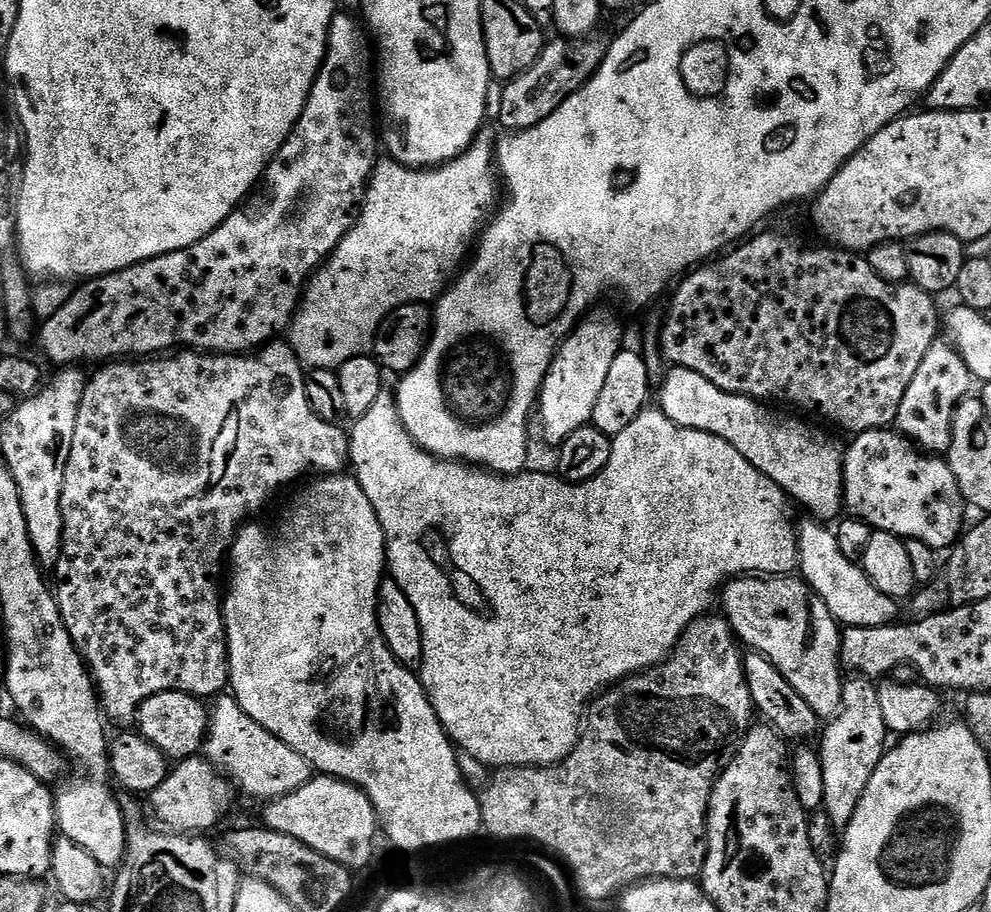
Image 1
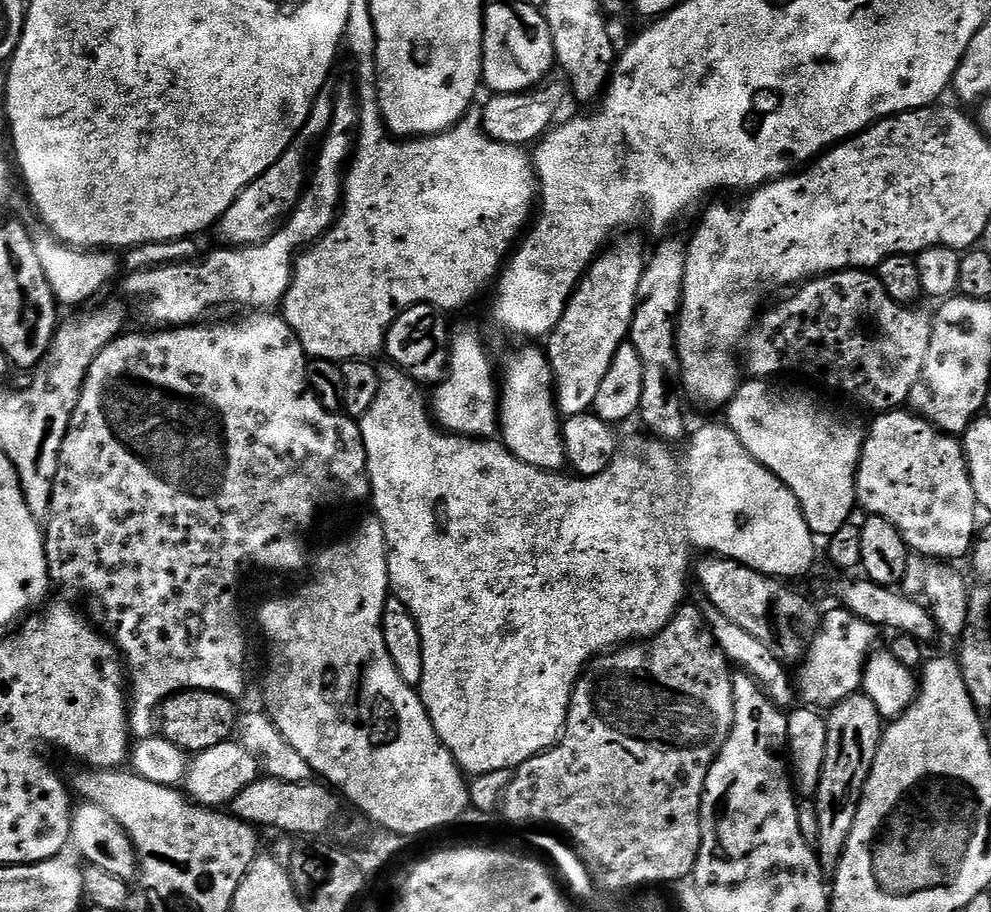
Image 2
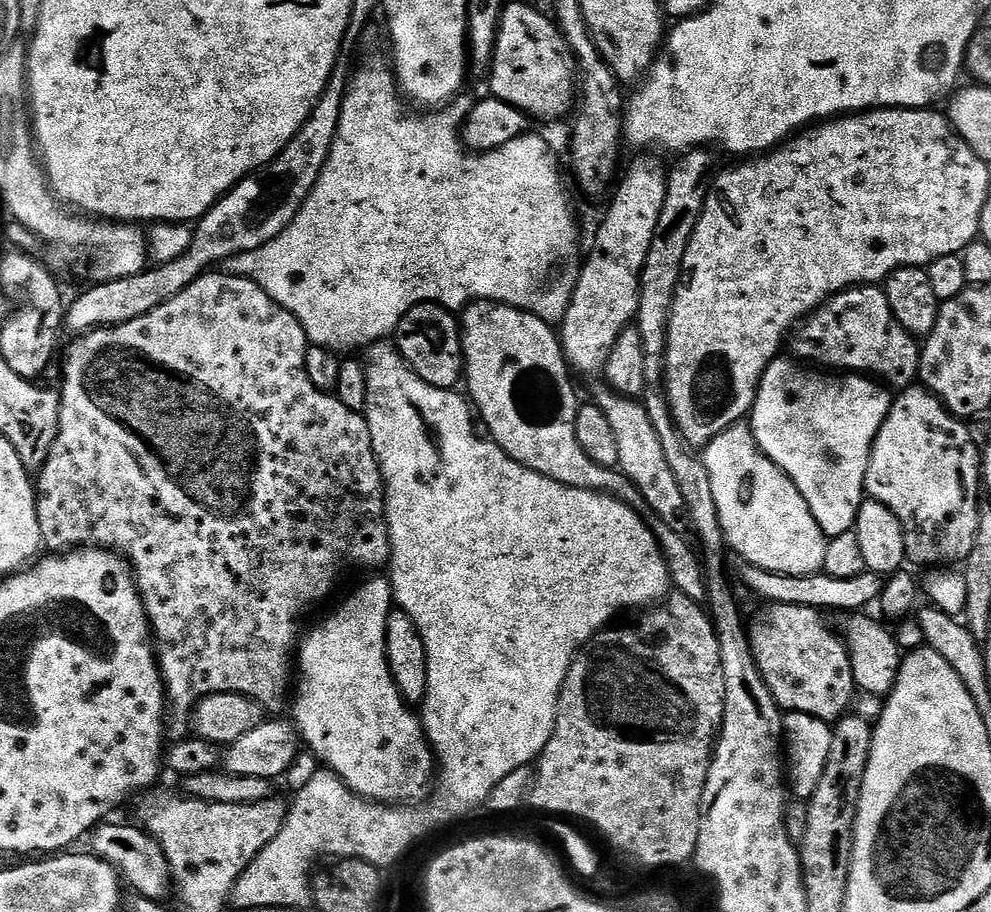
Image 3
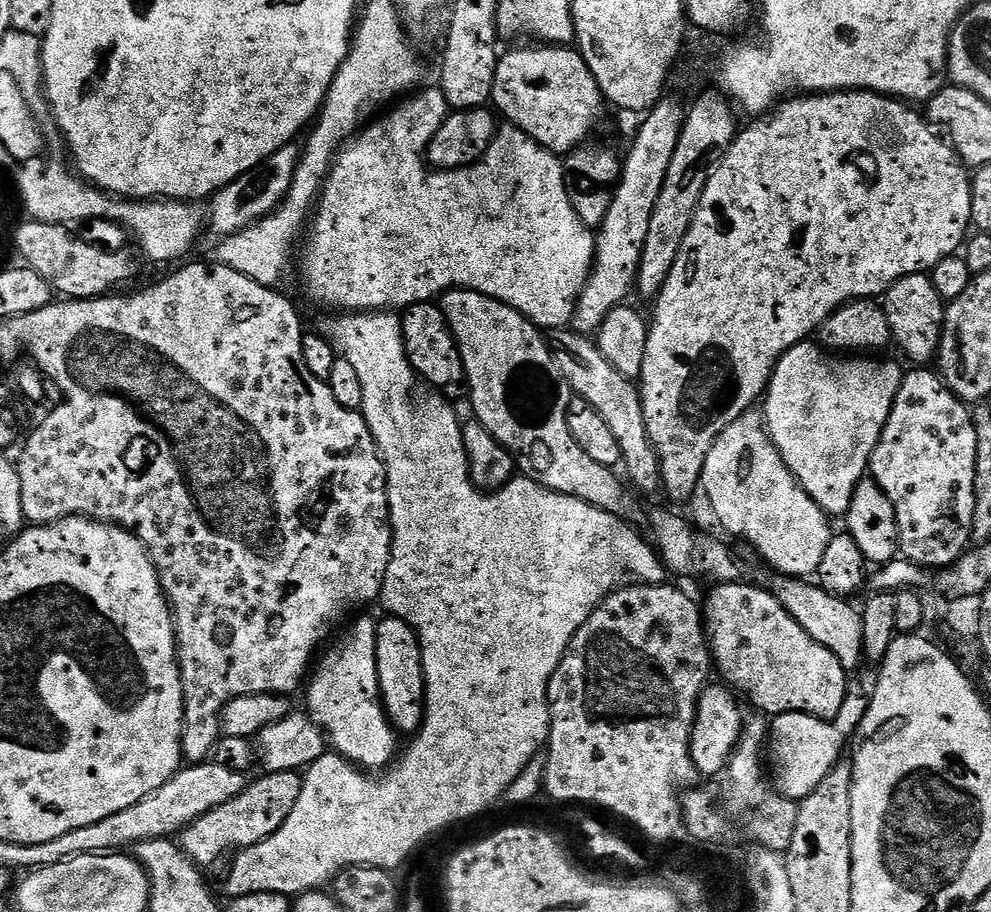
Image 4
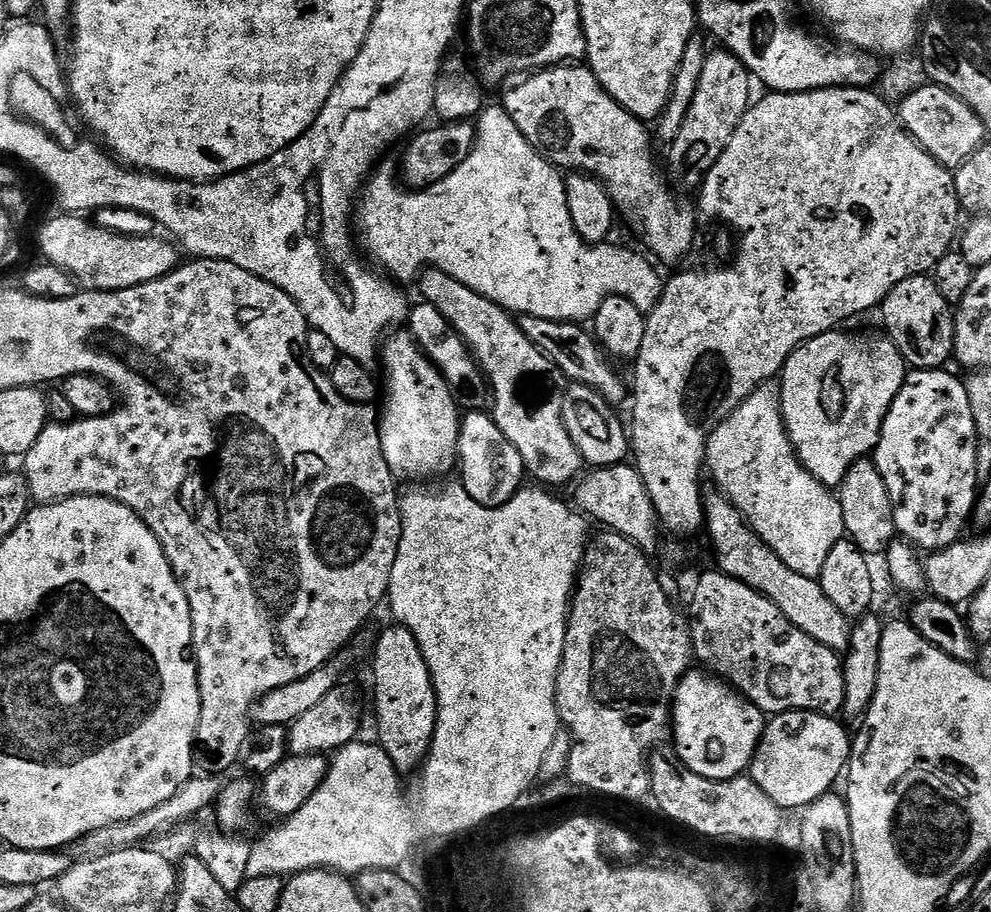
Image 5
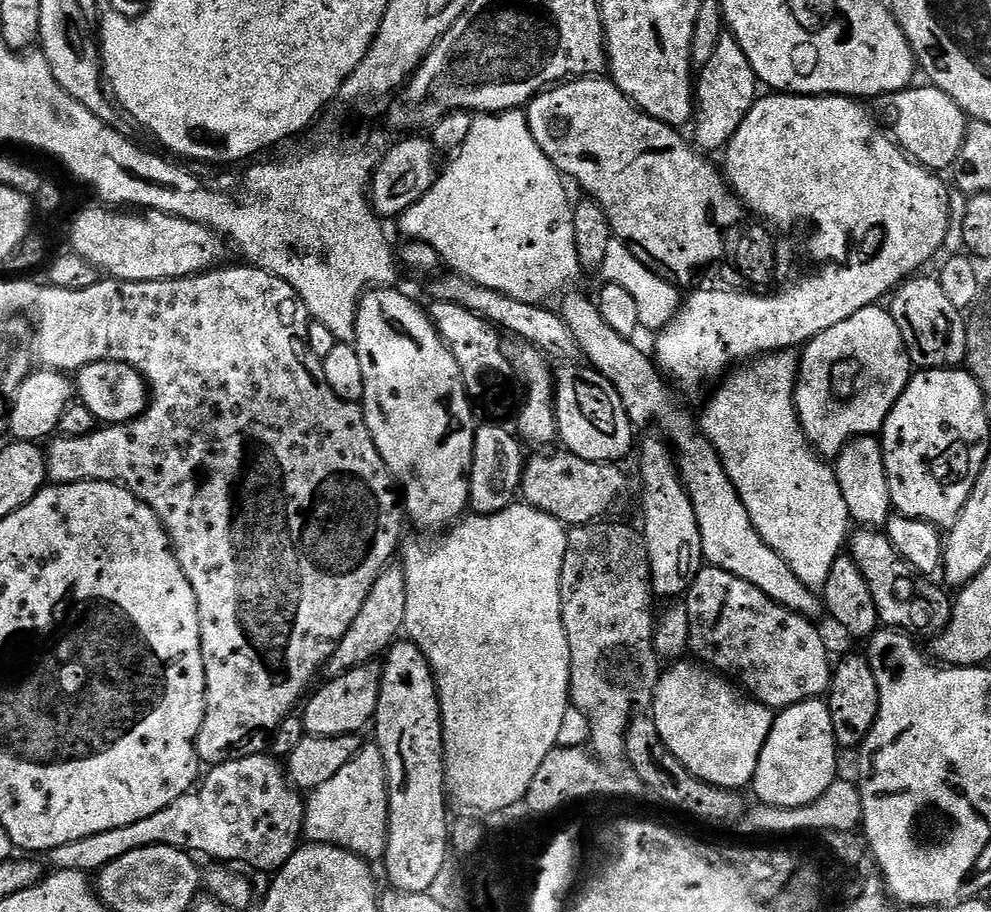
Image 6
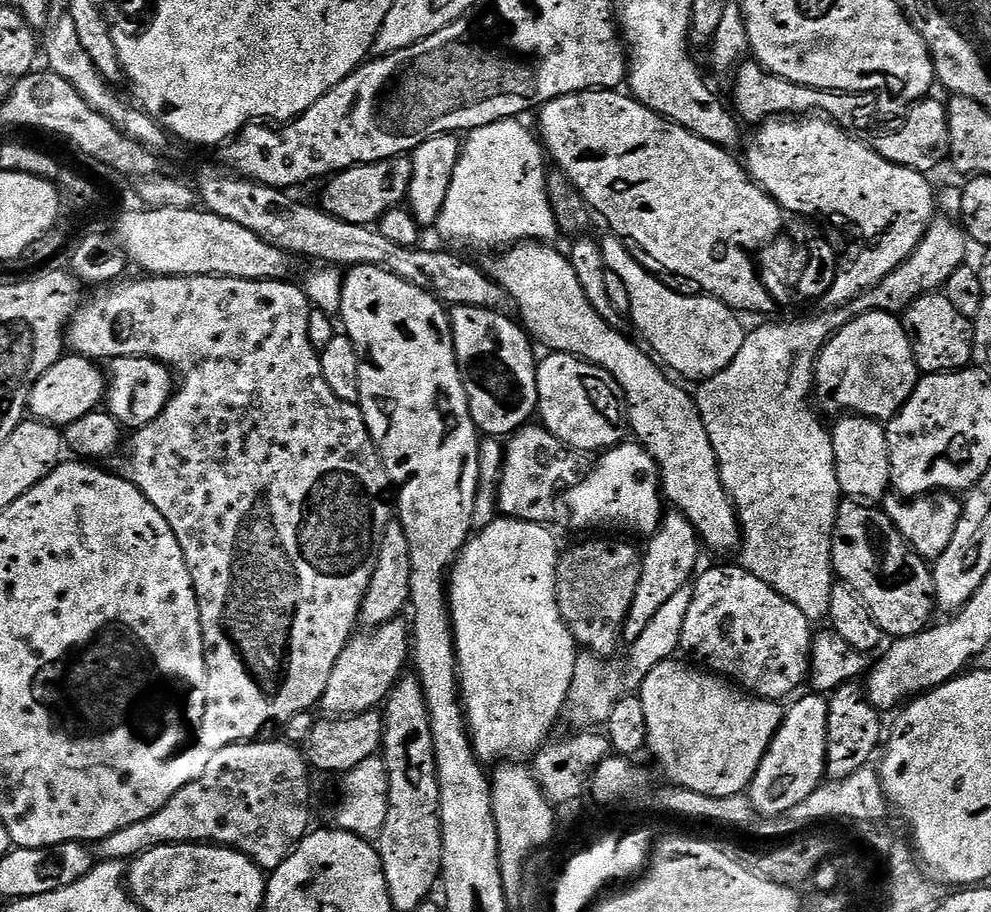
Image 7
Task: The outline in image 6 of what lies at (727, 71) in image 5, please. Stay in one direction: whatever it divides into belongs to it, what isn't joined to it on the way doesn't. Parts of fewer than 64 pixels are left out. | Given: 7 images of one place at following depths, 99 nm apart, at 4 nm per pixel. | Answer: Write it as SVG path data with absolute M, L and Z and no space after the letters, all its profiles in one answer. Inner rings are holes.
M731 34L718 38L718 46L714 49L714 58L699 69L698 79L694 84L694 125L696 124L696 140L694 144L701 153L719 153L728 147L730 138L742 126L746 114L758 99L758 81L746 54L742 54L742 46Z

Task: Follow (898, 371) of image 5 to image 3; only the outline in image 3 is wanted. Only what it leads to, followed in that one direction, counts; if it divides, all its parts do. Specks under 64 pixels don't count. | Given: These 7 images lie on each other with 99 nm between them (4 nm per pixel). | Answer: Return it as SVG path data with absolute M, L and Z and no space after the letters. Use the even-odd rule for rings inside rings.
M777 358L762 374L750 413L750 427L758 446L798 486L810 506L818 526L831 538L853 531L858 510L866 499L864 479L872 457L872 447L882 422L892 409L893 393L879 379L863 374L829 374L795 359Z

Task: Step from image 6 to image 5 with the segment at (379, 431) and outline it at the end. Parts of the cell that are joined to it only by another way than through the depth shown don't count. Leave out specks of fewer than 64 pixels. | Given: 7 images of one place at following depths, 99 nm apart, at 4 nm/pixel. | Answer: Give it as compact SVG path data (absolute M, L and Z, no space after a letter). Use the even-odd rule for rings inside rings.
M400 331L389 335L382 348L388 397L379 417L380 441L397 481L428 480L440 471L453 470L457 463L462 409L456 405L457 393L420 349L411 332Z

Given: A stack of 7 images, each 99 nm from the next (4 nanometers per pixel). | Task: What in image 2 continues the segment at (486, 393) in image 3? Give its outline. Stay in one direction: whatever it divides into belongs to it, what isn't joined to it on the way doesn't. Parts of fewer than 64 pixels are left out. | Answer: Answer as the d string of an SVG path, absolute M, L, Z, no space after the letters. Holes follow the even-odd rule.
M520 348L504 360L502 368L502 387L500 388L500 423L498 425L502 443L522 462L535 468L545 468L548 472L563 469L566 464L564 437L562 435L562 413L556 406L556 390L552 379L552 367L545 349Z

